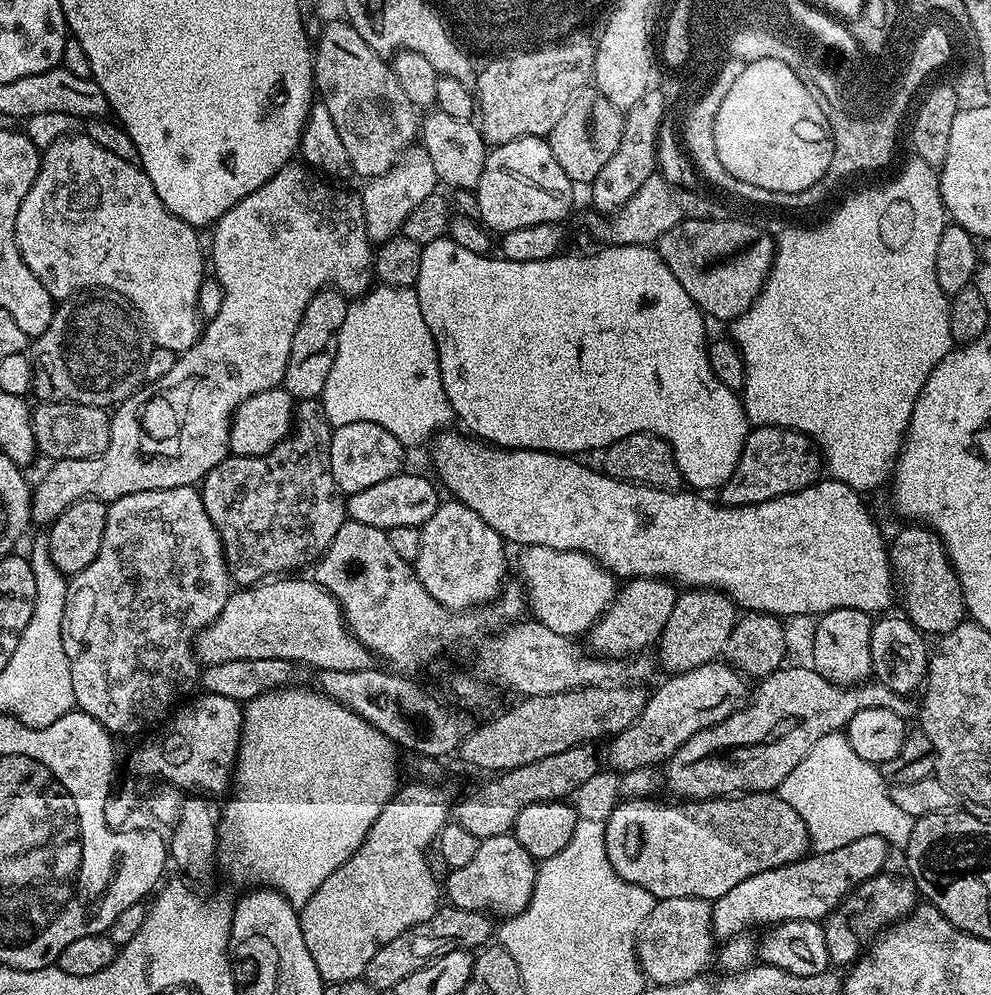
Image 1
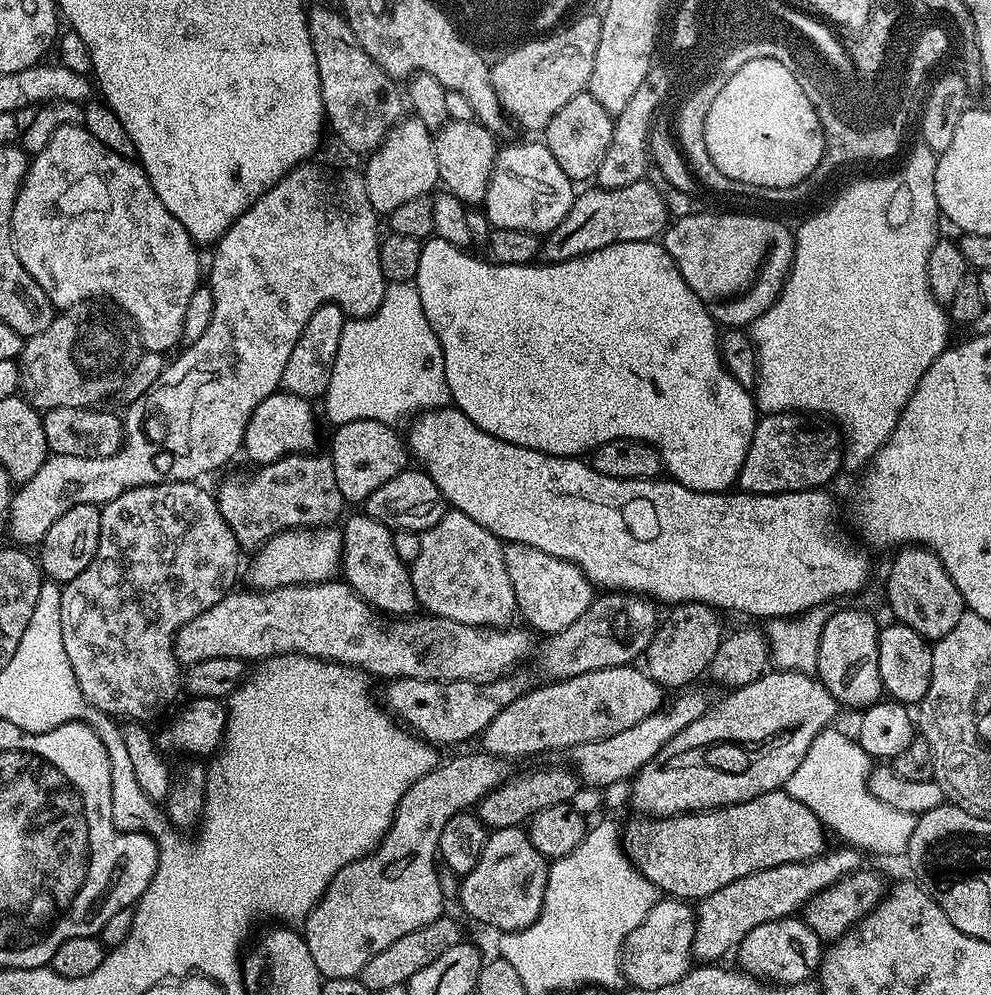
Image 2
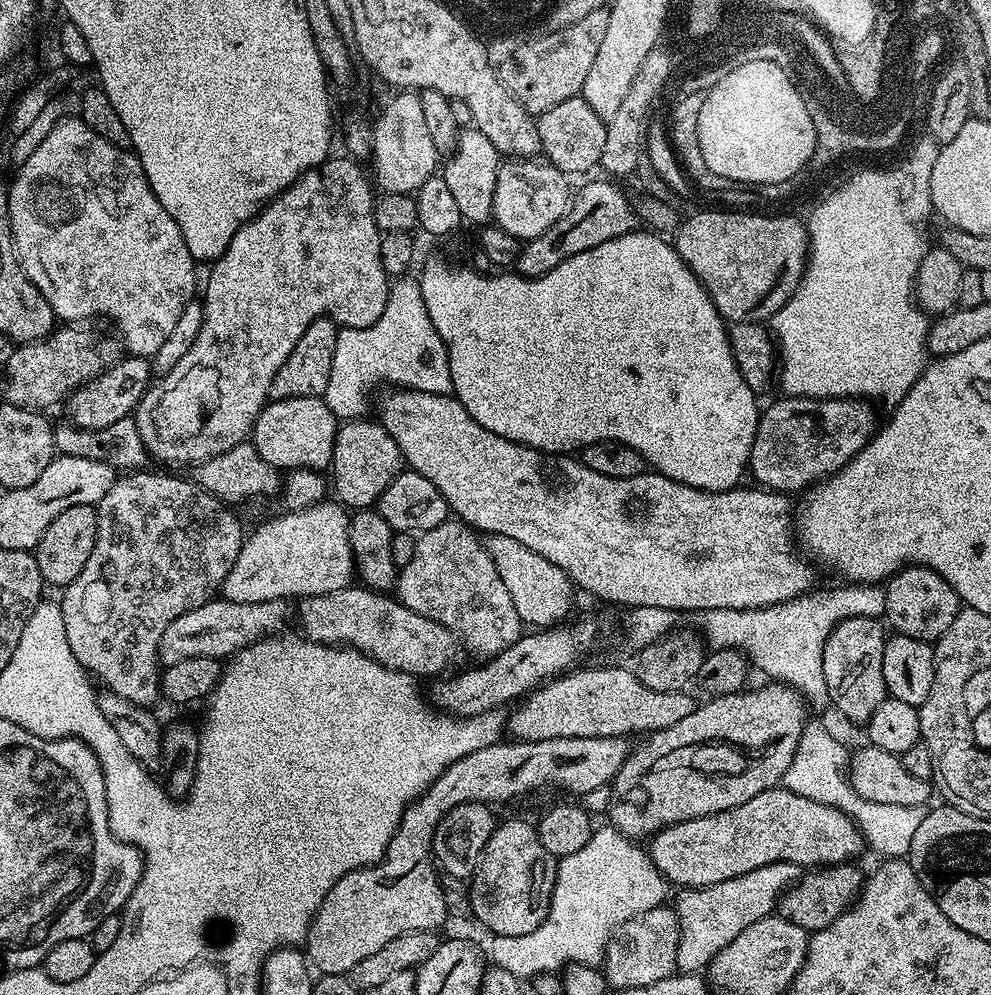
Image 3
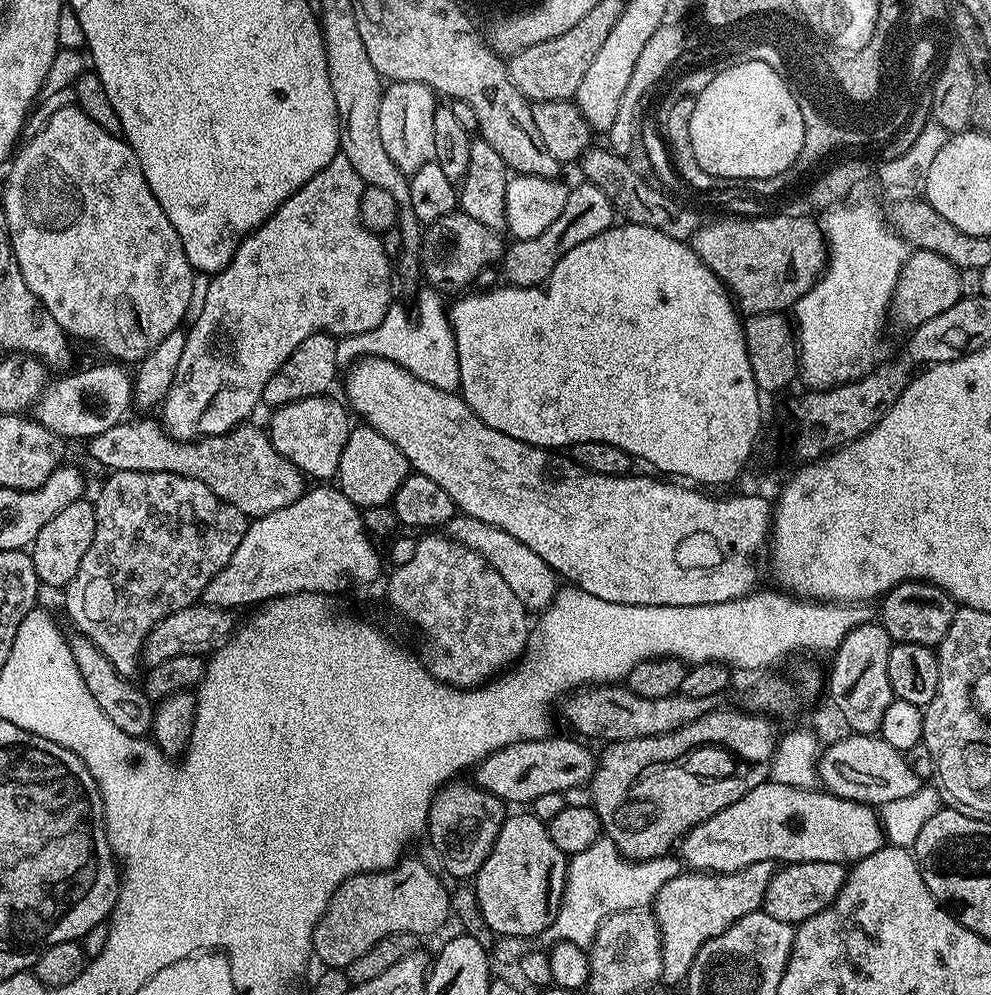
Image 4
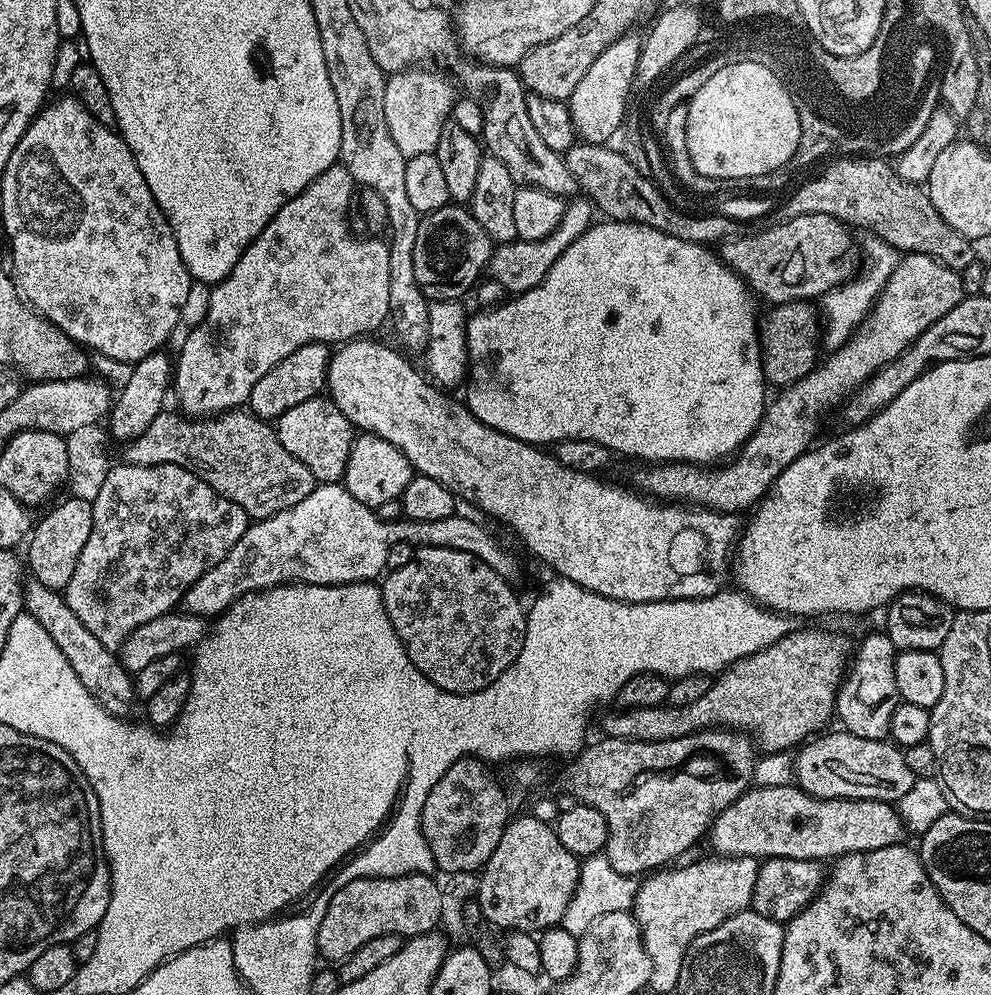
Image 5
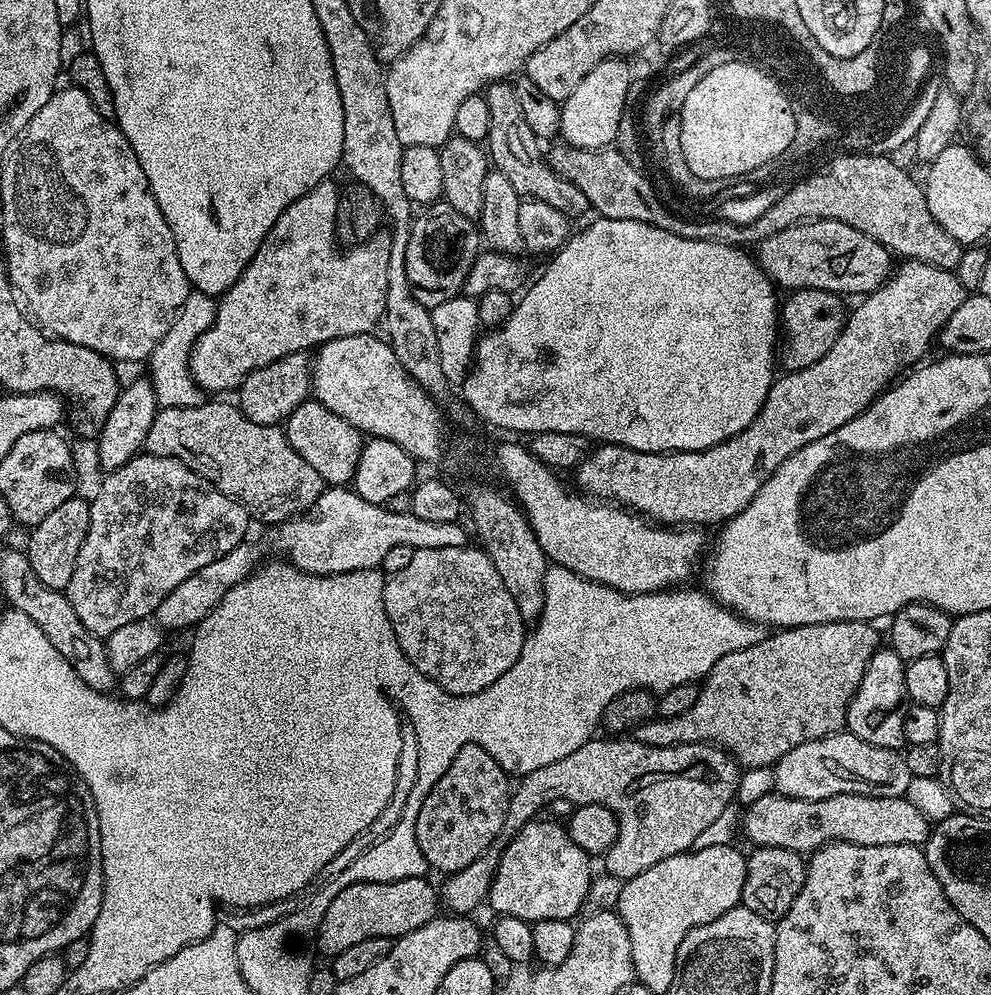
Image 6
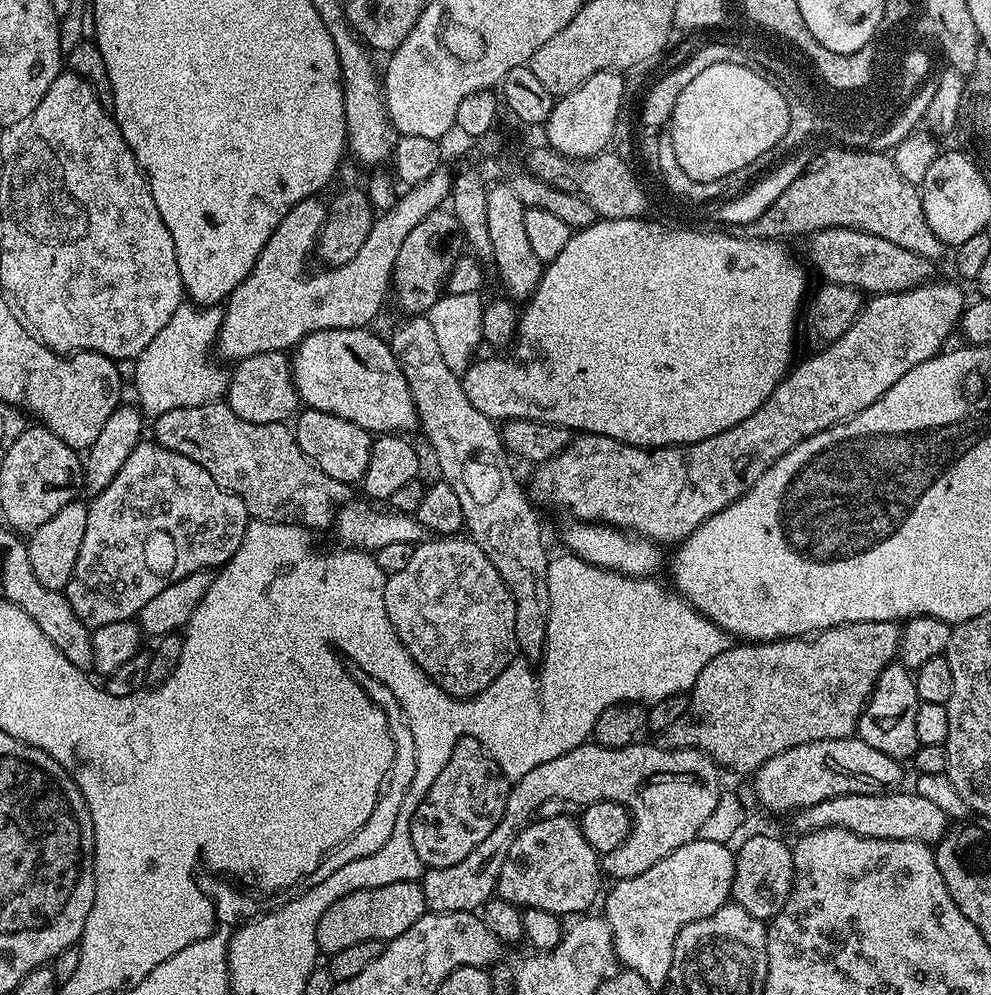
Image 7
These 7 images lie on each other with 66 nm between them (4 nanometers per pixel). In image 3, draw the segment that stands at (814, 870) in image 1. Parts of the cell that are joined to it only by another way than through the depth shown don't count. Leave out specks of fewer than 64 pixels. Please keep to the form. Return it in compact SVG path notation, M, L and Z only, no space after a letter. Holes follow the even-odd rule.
M779 860L758 866L758 870L750 870L750 874L742 874L733 880L685 891L684 897L674 904L675 914L680 919L677 969L684 974L696 974L707 969L714 954L730 946L730 942L734 942L734 938L738 938L746 926L754 926L754 922L773 915L777 911L780 897L801 875L801 865Z

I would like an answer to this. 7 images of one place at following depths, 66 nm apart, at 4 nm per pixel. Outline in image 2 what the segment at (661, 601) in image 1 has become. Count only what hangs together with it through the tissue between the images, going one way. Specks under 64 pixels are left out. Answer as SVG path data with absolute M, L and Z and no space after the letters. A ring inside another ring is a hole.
M605 591L593 599L592 605L566 629L551 633L545 640L542 666L549 679L565 680L590 670L632 664L648 648L659 628L657 605L638 592Z

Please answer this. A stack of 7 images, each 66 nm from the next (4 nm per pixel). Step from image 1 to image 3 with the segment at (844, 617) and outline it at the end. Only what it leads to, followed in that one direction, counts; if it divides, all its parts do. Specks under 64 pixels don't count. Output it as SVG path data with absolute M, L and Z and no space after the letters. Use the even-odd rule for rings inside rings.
M846 618L826 638L826 646L822 650L822 674L826 674L826 690L831 707L837 708L848 720L860 726L867 725L868 719L882 706L882 702L888 696L886 682L882 678L882 650L886 639L886 628L880 620L874 618Z

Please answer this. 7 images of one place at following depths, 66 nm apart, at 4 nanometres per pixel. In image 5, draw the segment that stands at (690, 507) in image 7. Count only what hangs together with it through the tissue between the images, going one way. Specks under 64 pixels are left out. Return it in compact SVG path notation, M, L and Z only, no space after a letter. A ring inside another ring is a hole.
M910 252L901 255L896 262L894 274L886 282L886 286L880 292L876 303L868 311L868 317L861 322L860 327L853 332L852 337L846 341L841 348L829 351L828 357L823 357L822 362L817 363L816 369L806 378L798 382L789 384L788 387L779 389L776 397L767 401L764 416L758 422L758 426L750 434L750 438L740 451L735 453L727 462L719 466L701 466L699 464L652 464L645 472L640 472L636 476L639 491L655 498L661 502L683 502L689 506L699 506L701 508L712 508L715 512L730 512L742 514L743 511L752 510L763 500L764 495L772 488L773 482L794 462L803 452L807 452L813 447L816 435L820 432L820 423L824 420L824 415L832 407L839 405L848 399L850 393L855 392L871 378L882 366L894 362L903 354L915 340L926 330L926 326L934 326L942 314L947 314L958 306L965 298L964 287L960 281L960 273L950 266L930 258L926 254Z

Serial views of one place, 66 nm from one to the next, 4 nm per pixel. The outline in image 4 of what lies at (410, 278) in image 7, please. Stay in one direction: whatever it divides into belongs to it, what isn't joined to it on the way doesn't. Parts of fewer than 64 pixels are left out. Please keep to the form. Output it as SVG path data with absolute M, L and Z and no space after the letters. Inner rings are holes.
M459 210L427 225L423 229L423 234L424 241L420 247L423 279L444 294L456 291L459 293L467 289L485 266L499 265L504 259L506 240L500 237L503 235L499 231L482 226L482 222L477 222L474 218L470 218L470 214Z

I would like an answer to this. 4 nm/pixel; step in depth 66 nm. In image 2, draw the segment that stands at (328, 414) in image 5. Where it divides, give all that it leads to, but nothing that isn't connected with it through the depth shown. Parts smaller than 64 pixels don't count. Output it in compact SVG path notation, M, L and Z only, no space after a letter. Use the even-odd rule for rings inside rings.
M278 390L270 394L250 414L250 422L246 426L244 435L243 455L249 456L253 465L269 464L283 456L295 452L306 452L315 449L316 444L316 412L313 401L302 398L298 394L290 394Z

